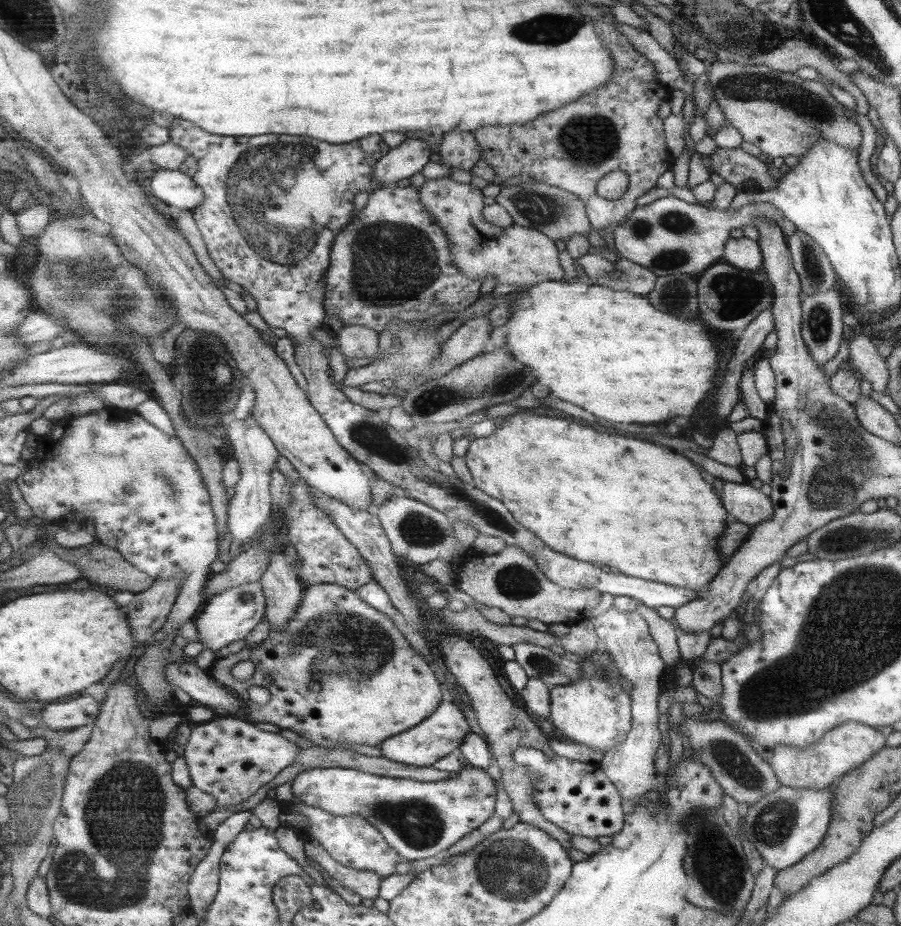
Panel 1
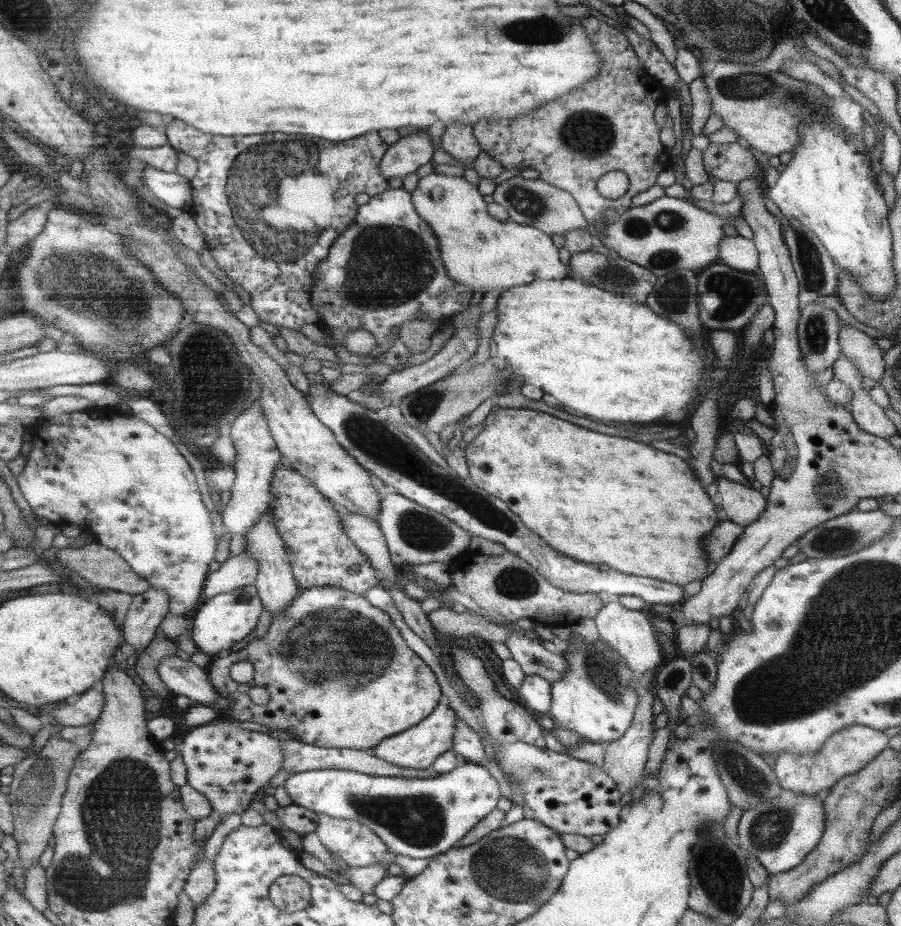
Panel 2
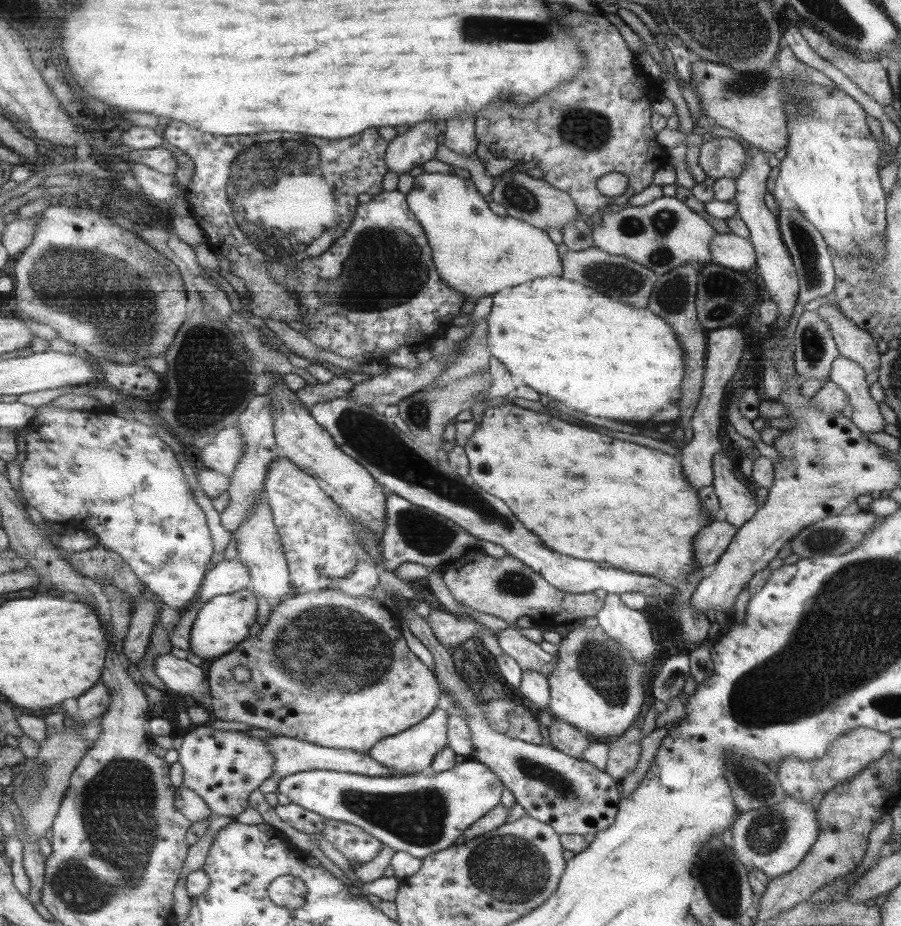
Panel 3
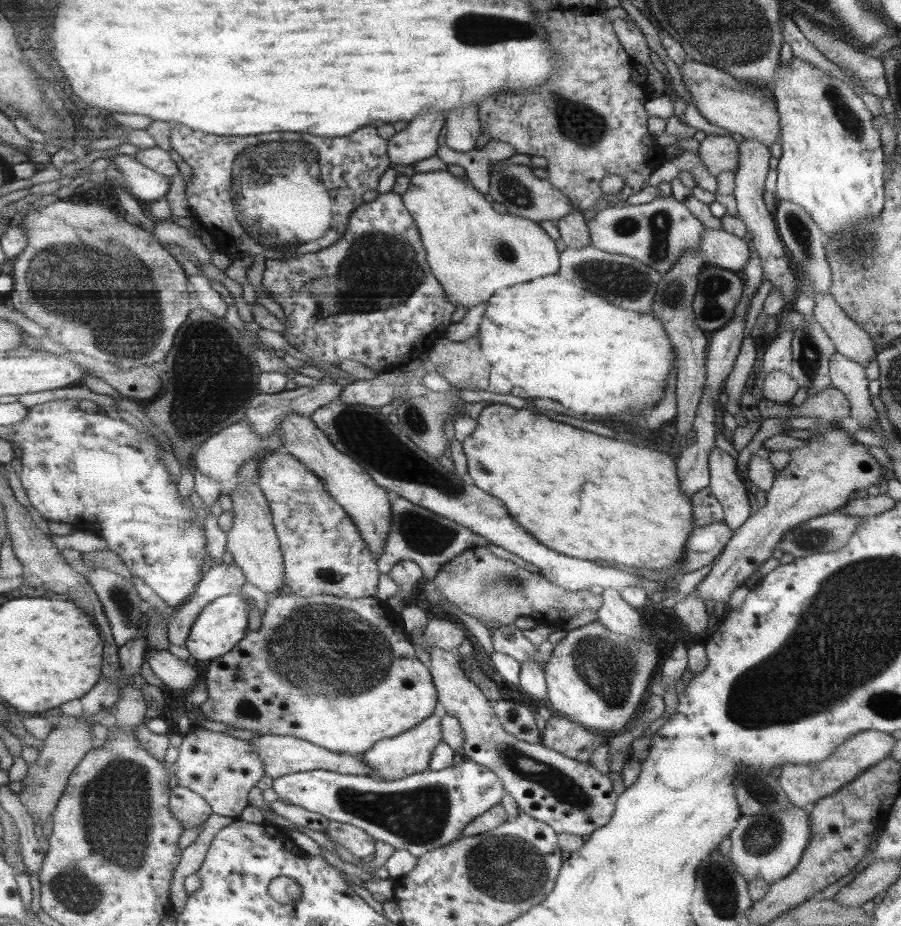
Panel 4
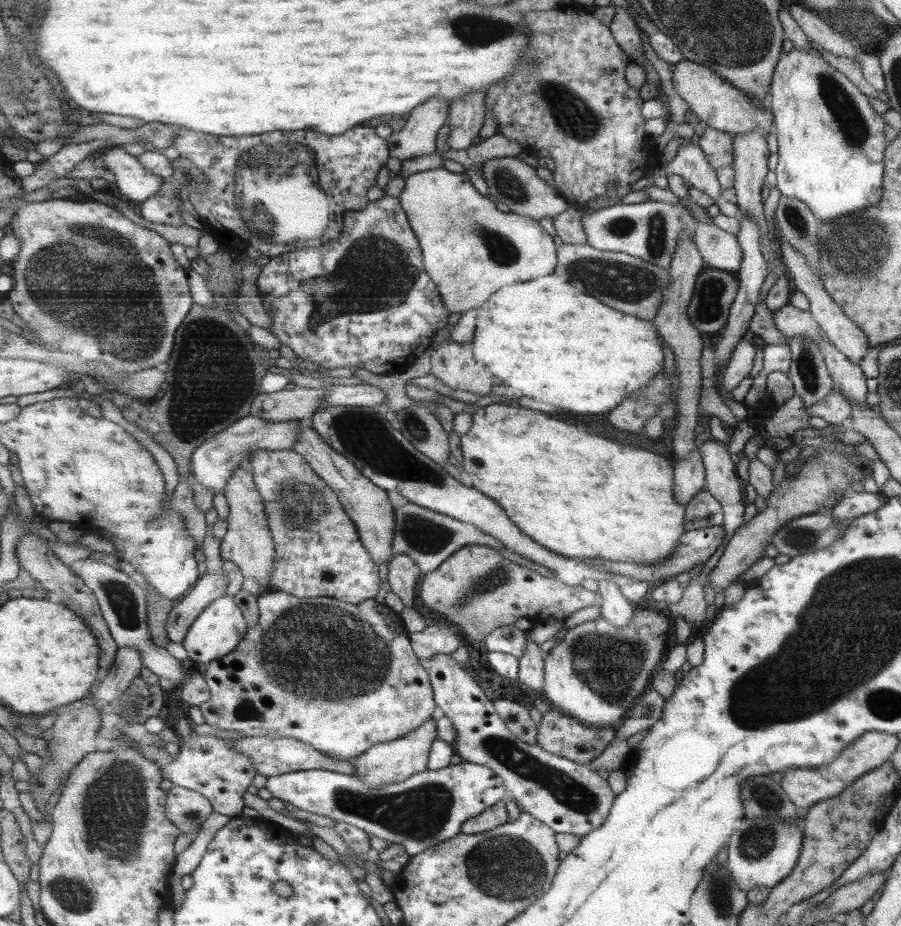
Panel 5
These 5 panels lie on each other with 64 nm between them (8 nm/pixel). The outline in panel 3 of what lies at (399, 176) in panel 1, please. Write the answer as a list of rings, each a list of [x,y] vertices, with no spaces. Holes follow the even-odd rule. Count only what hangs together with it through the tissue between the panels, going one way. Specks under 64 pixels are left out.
[[[425,120],[409,132],[396,136],[388,146],[387,164],[391,172],[405,174],[437,156],[439,126],[435,120]]]

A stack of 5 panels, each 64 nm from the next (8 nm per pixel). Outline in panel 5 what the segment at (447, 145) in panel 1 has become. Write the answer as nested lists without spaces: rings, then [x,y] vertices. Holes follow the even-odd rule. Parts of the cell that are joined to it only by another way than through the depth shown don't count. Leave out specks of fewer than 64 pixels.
[[[471,92],[451,106],[449,126],[451,133],[447,143],[455,150],[465,150],[479,136],[487,117],[487,92]]]

